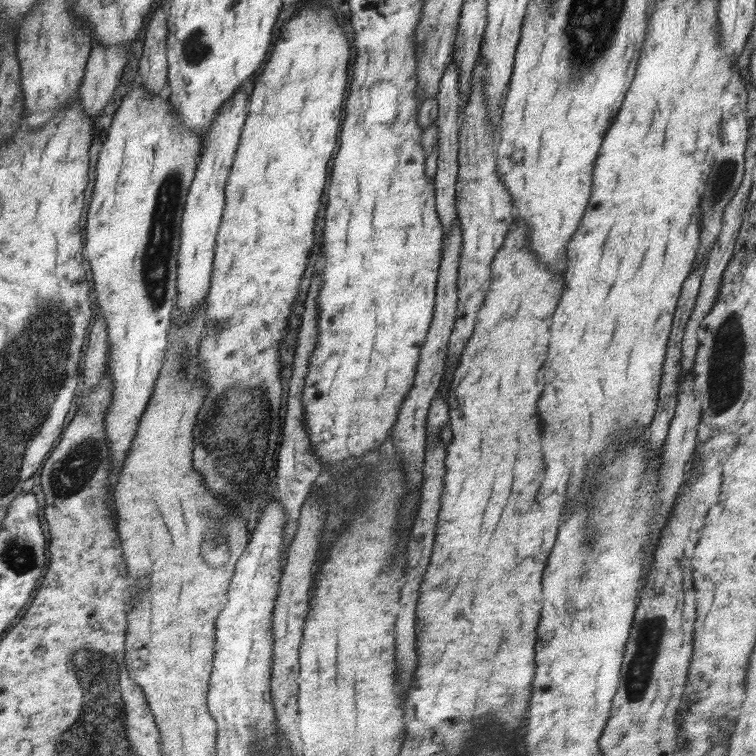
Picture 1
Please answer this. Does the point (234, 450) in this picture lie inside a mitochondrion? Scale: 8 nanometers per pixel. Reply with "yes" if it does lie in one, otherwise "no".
yes

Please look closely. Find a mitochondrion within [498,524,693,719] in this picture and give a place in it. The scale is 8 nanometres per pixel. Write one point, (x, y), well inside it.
(637, 678)

